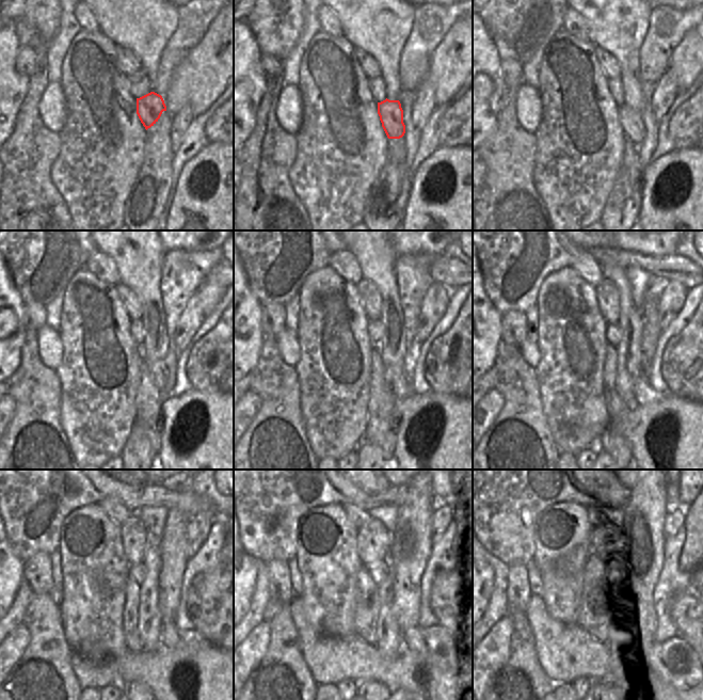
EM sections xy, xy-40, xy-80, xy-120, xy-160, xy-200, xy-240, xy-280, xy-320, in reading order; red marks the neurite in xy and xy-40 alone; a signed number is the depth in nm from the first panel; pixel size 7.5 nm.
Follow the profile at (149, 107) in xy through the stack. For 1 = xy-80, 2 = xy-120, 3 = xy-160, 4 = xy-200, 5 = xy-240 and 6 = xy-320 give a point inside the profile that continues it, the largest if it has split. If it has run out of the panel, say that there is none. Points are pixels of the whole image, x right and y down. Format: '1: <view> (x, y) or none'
1: xy-80 (630, 120)
2: xy-120 (158, 368)
3: xy-160 (401, 384)
4: xy-200 (643, 392)
5: xy-240 (171, 636)
6: xy-320 (673, 662)

